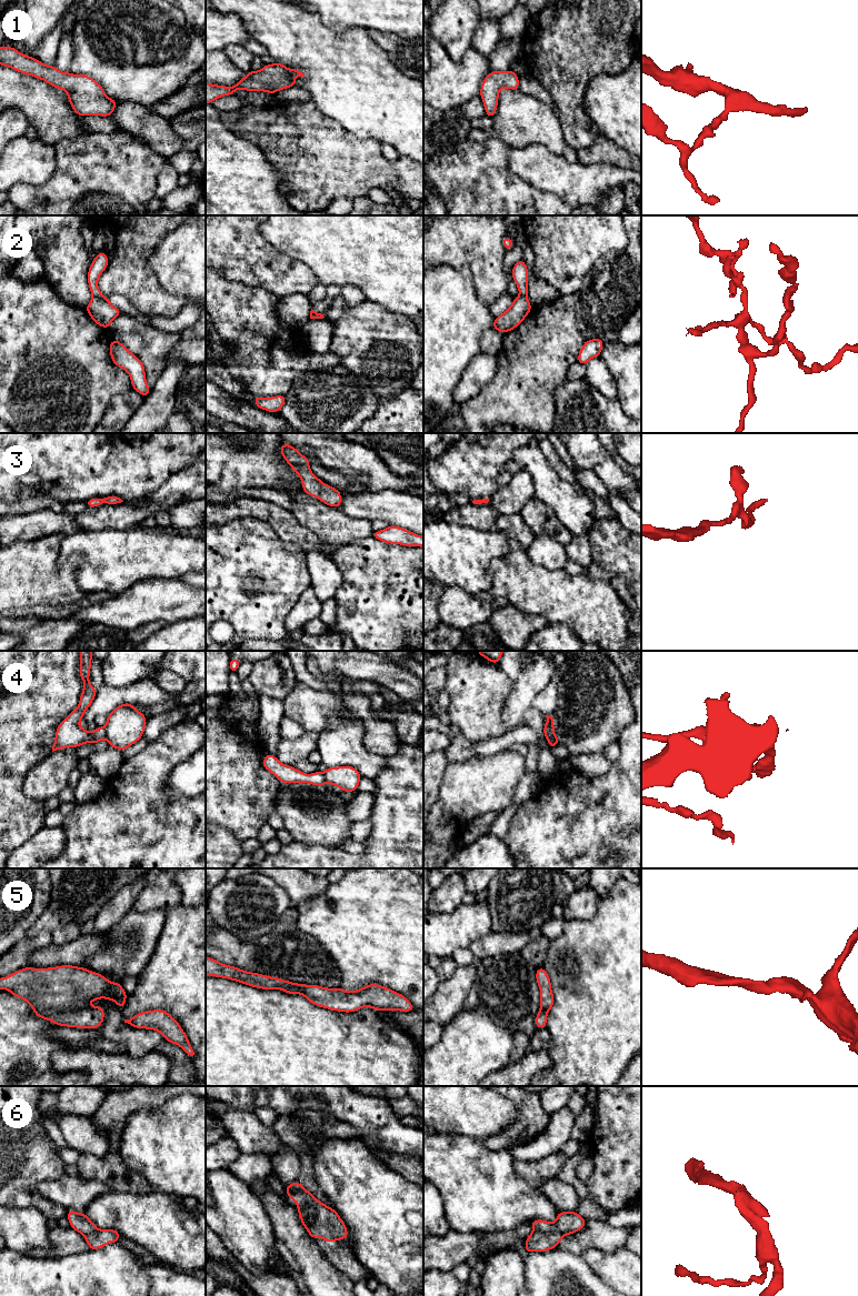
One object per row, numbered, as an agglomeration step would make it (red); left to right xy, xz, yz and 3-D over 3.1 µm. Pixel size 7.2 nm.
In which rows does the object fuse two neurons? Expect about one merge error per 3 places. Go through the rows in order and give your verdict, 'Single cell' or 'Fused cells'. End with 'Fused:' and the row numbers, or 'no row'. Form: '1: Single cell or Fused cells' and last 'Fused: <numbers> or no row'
1: Single cell
2: Fused cells
3: Single cell
4: Fused cells
5: Single cell
6: Fused cells
Fused: 2, 4, 6

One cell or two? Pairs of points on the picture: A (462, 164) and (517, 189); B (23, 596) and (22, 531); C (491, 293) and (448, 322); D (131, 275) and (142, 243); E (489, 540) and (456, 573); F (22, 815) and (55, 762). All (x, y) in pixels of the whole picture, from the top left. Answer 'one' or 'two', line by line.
A: one
B: two
C: two
D: one
E: one
F: two

